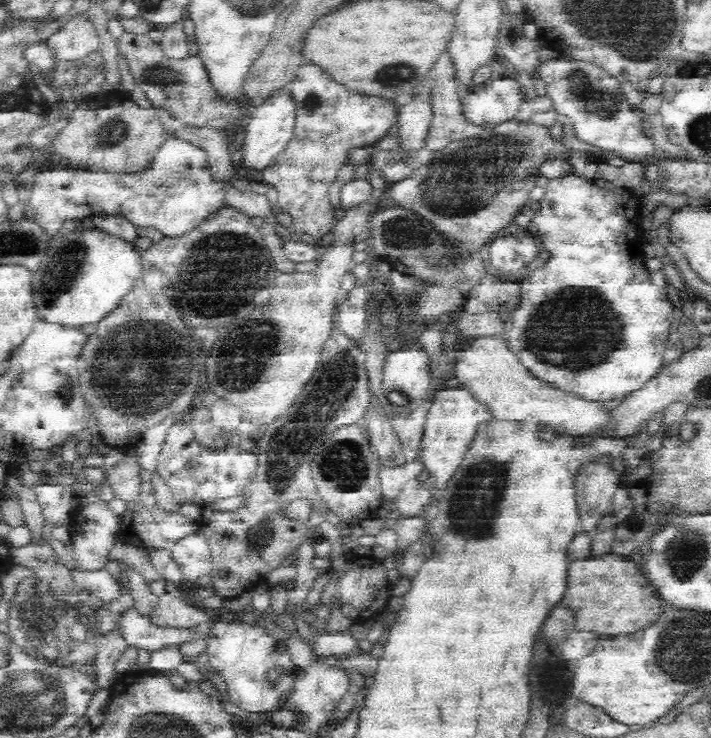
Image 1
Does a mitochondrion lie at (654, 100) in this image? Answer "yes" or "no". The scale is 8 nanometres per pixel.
no

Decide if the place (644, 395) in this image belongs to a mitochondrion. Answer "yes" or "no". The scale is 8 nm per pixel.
no

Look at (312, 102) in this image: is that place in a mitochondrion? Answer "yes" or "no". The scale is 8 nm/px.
yes

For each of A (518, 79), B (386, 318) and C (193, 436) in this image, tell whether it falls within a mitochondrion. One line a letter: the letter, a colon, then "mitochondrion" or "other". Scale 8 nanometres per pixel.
A: other
B: other
C: other

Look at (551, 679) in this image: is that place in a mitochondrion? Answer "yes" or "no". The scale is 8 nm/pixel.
no

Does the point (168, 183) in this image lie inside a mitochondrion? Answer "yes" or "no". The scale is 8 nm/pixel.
yes

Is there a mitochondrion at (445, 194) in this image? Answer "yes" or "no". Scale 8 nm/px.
yes

